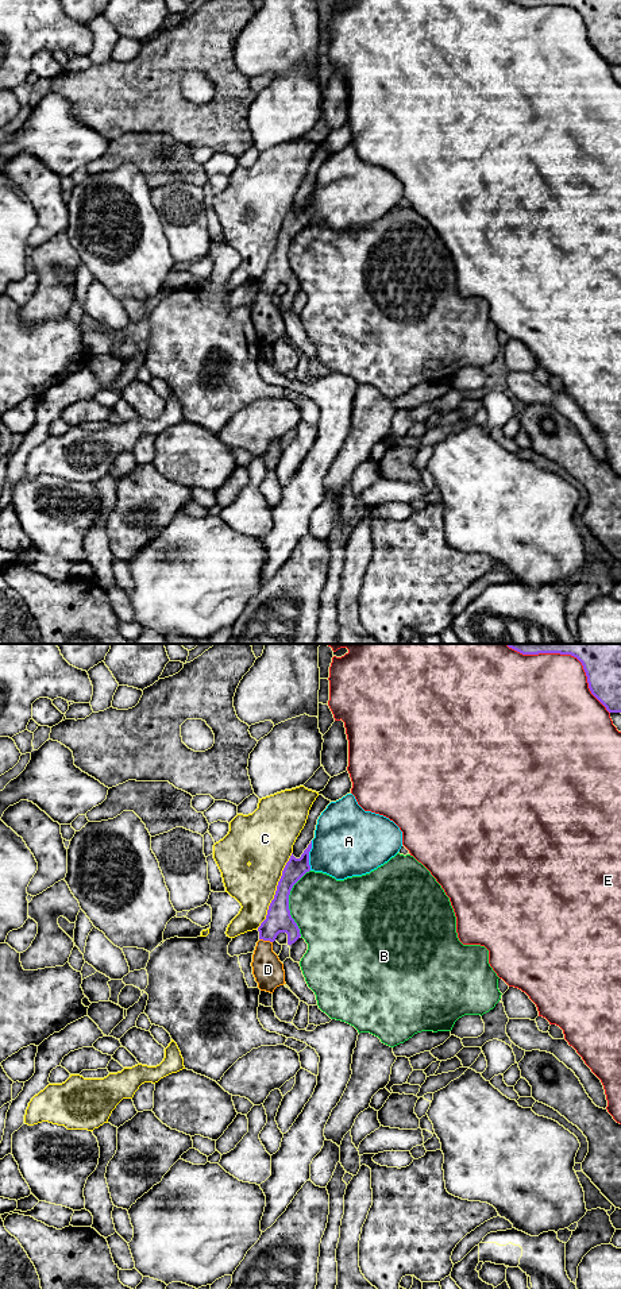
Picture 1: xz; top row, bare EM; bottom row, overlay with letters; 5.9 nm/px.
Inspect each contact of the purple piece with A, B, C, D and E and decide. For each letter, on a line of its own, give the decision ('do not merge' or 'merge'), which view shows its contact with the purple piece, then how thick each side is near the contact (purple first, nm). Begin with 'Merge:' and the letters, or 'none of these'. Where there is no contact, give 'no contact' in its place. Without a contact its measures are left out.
Merge: D
A: do not merge; contact in xz; calibres 120 and 400 nm
B: do not merge; contact in xz; calibres 160 and 400 nm
C: do not merge; contact in xz; calibres 160 and 260 nm
D: merge; contact in xz; calibres 160 and 180 nm
E: do not merge; contact in xz; calibres 220 and 440 nm

